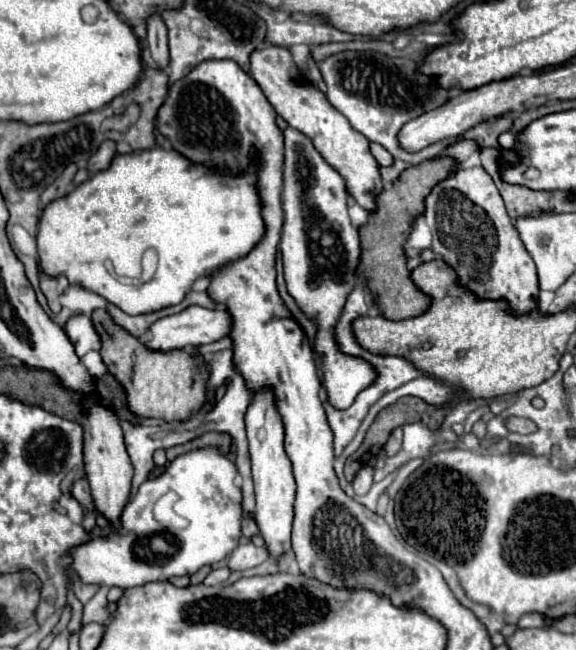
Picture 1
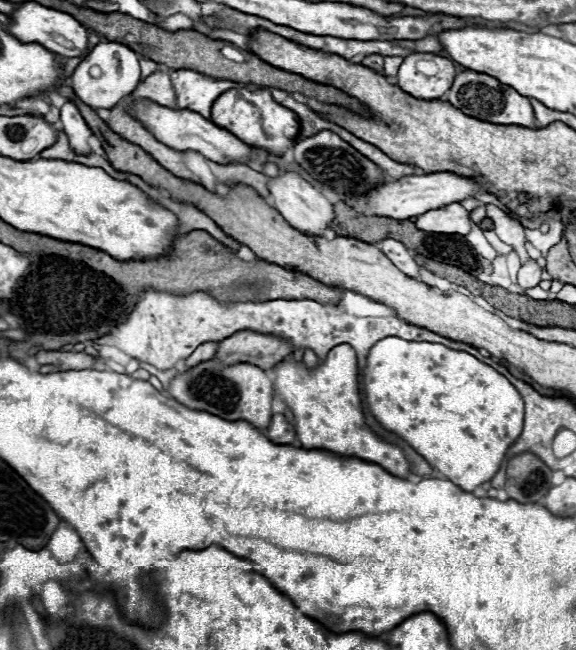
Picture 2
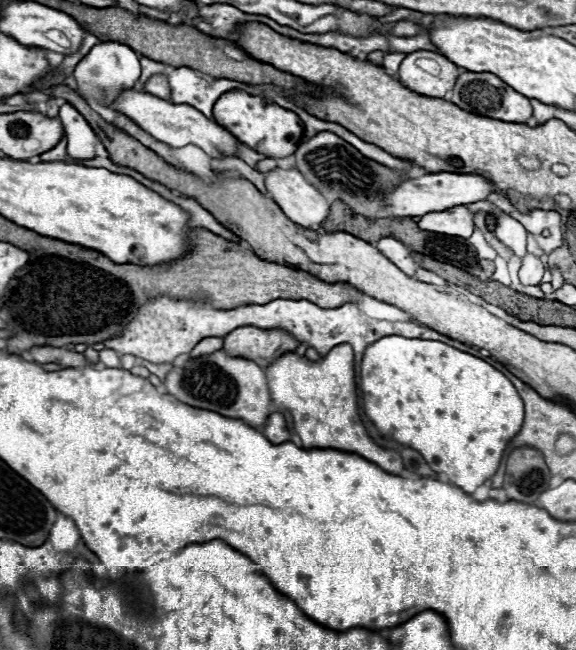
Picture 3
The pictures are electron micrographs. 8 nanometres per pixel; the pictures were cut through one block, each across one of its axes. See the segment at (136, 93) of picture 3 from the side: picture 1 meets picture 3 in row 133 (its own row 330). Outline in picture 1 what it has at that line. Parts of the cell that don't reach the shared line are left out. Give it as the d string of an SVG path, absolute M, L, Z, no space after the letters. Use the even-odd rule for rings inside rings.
M190 306L190 308L186 308L178 314L156 320L148 328L148 332L152 336L146 342L146 348L154 350L154 352L170 352L170 350L184 350L188 346L196 348L196 346L202 346L202 344L210 344L210 342L224 338L230 332L230 324L232 324L230 314L226 310L220 310L220 308L208 310L208 308L200 308L200 306Z

